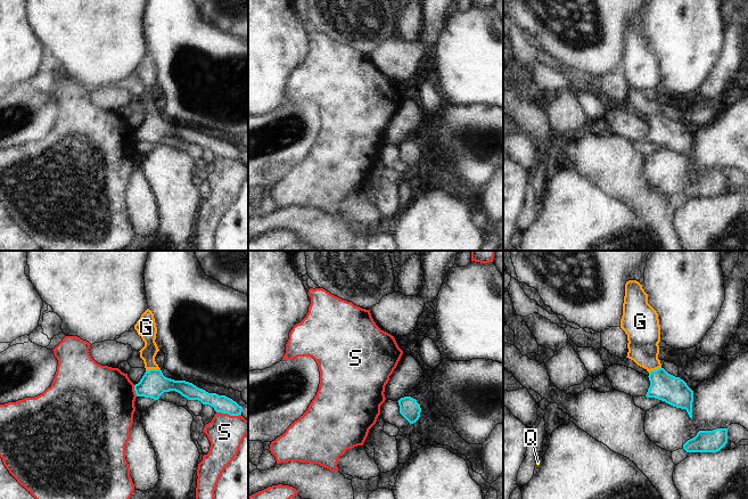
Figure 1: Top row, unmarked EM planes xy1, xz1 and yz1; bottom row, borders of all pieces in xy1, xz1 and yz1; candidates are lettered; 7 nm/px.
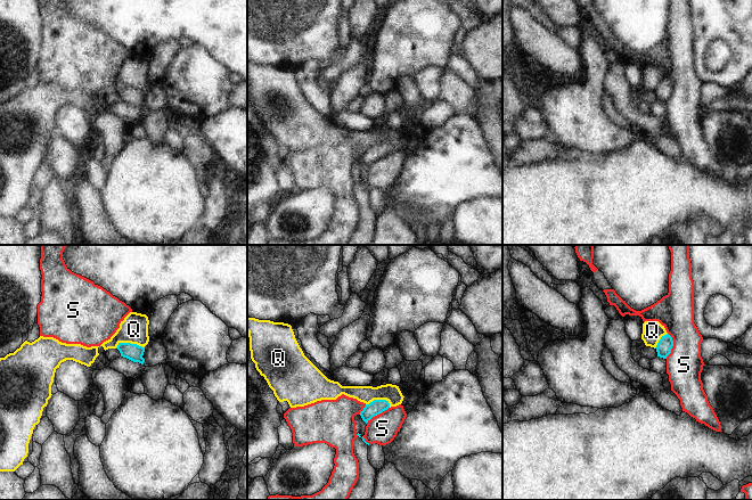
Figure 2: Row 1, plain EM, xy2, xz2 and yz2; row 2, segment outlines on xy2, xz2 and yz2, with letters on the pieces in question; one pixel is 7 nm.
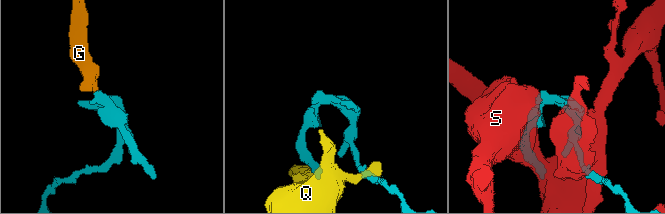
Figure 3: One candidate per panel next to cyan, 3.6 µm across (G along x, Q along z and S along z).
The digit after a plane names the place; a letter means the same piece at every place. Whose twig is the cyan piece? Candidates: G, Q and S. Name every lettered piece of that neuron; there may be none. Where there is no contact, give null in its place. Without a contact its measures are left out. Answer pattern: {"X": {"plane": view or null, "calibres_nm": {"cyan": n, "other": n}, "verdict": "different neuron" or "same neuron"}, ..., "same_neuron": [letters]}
{"G": {"plane": "xy1", "calibres_nm": {"cyan": 190, "other": 110}, "verdict": "same neuron"}, "Q": {"plane": "xy2", "calibres_nm": {"cyan": 120, "other": 200}, "verdict": "different neuron"}, "S": {"plane": "yz2", "calibres_nm": {"cyan": 110, "other": 260}, "verdict": "different neuron"}, "same_neuron": ["G"]}

